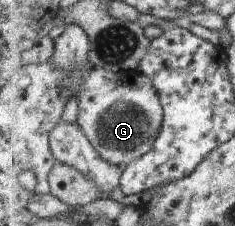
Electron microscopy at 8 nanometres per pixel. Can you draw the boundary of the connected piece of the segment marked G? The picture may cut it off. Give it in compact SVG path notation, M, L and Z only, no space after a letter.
M95 67L78 89L77 122L102 159L126 167L152 151L164 121L164 105L152 83L139 70L110 73Z

